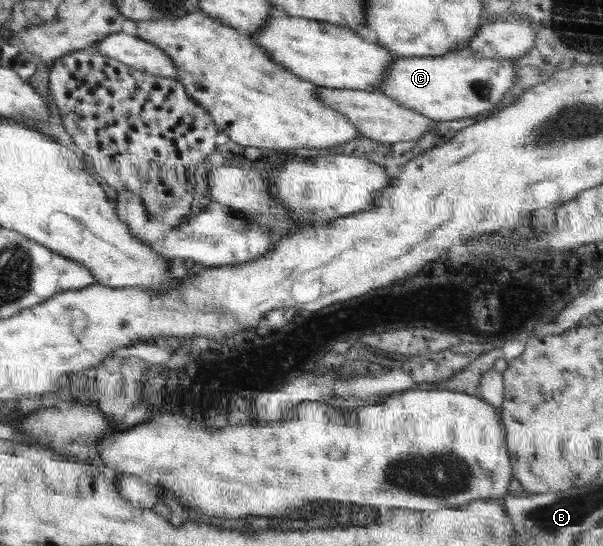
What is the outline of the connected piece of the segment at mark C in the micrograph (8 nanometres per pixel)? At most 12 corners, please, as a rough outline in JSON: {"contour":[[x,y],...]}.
{"contour":[[399,57],[378,88],[433,120],[490,114],[513,58]]}

